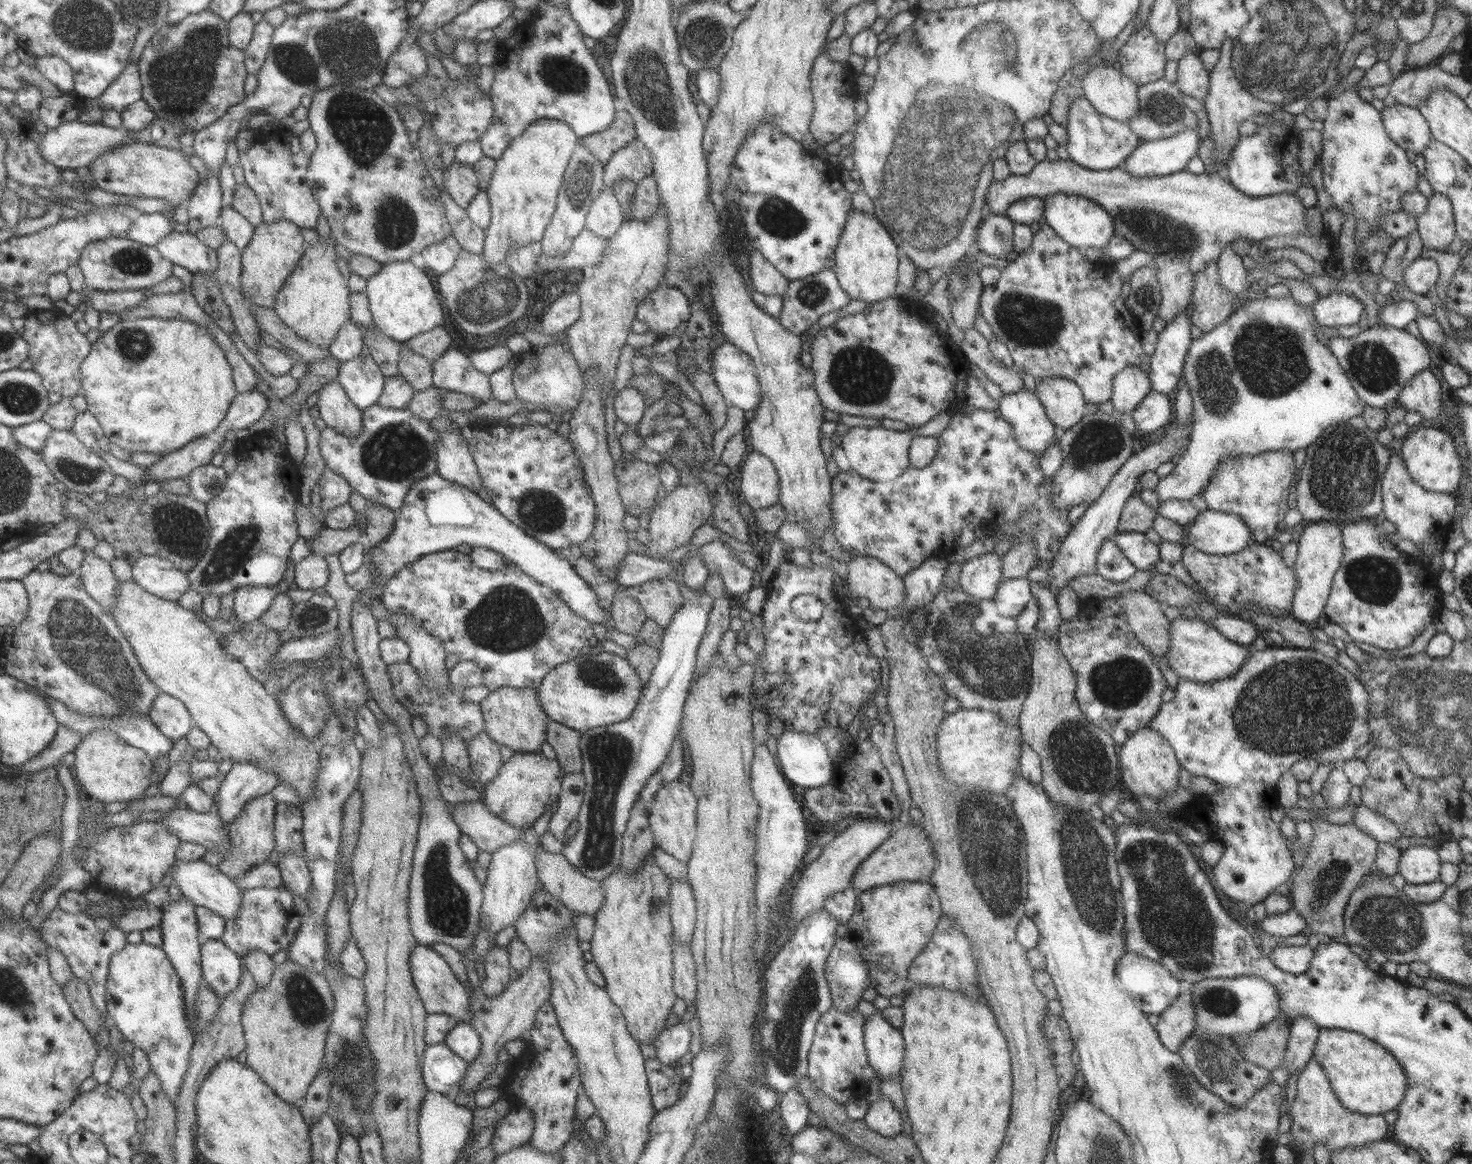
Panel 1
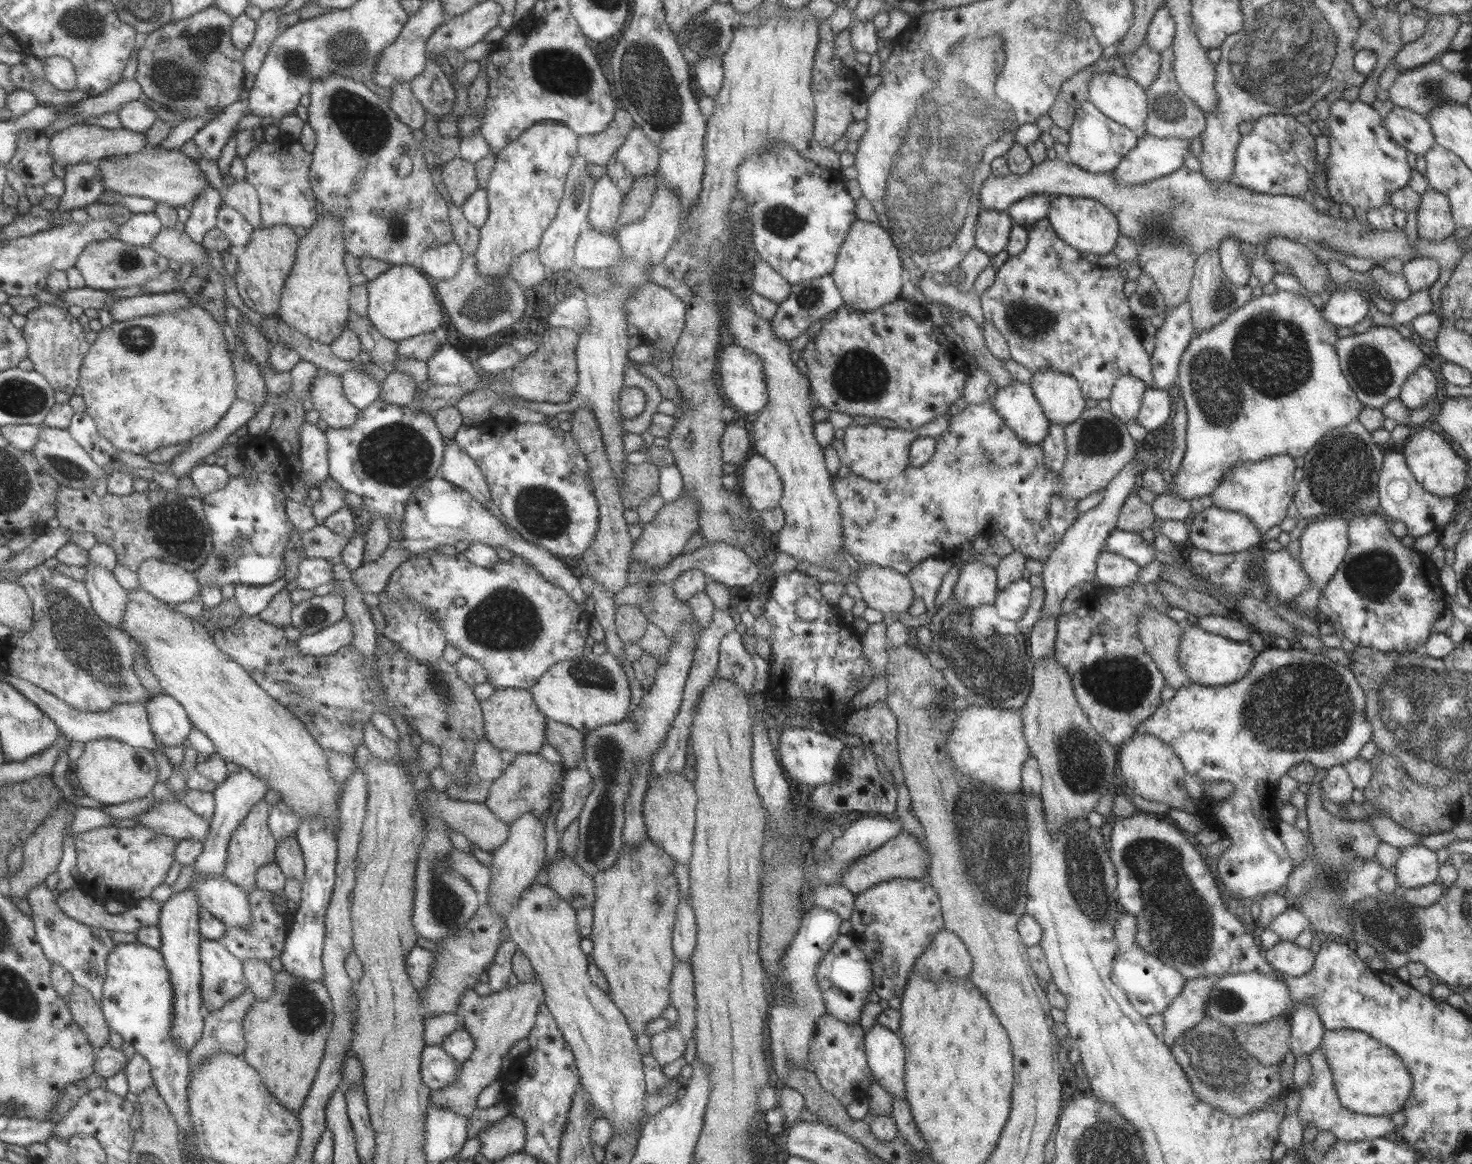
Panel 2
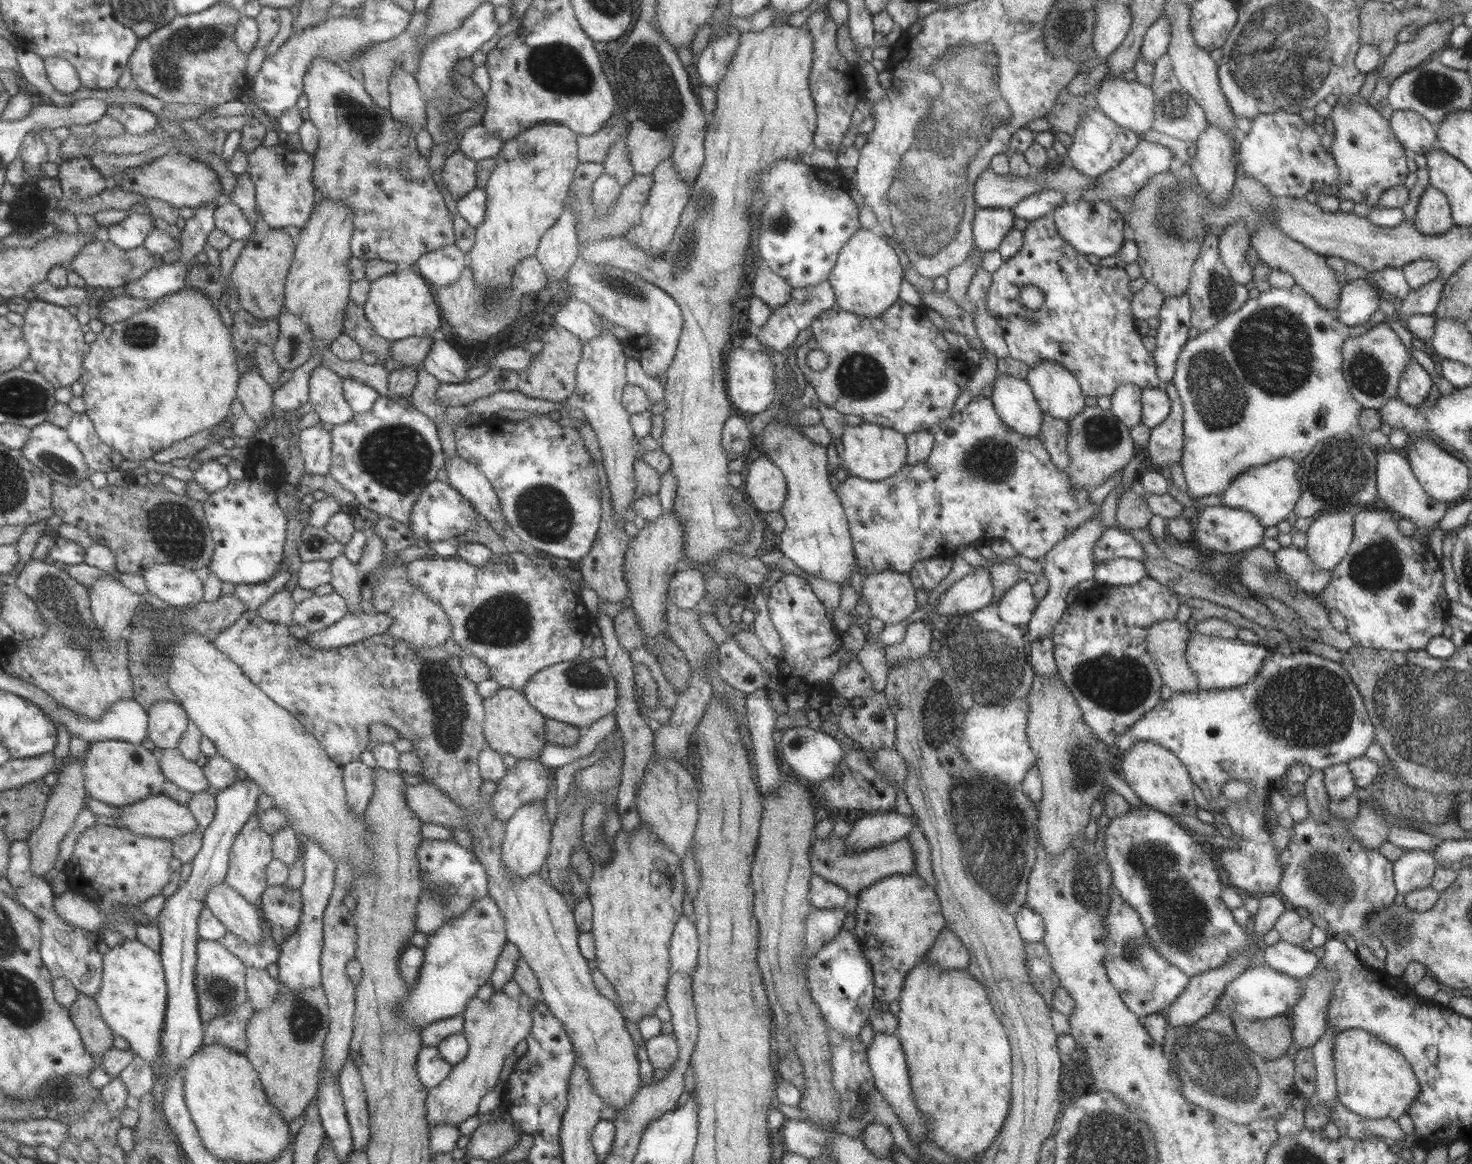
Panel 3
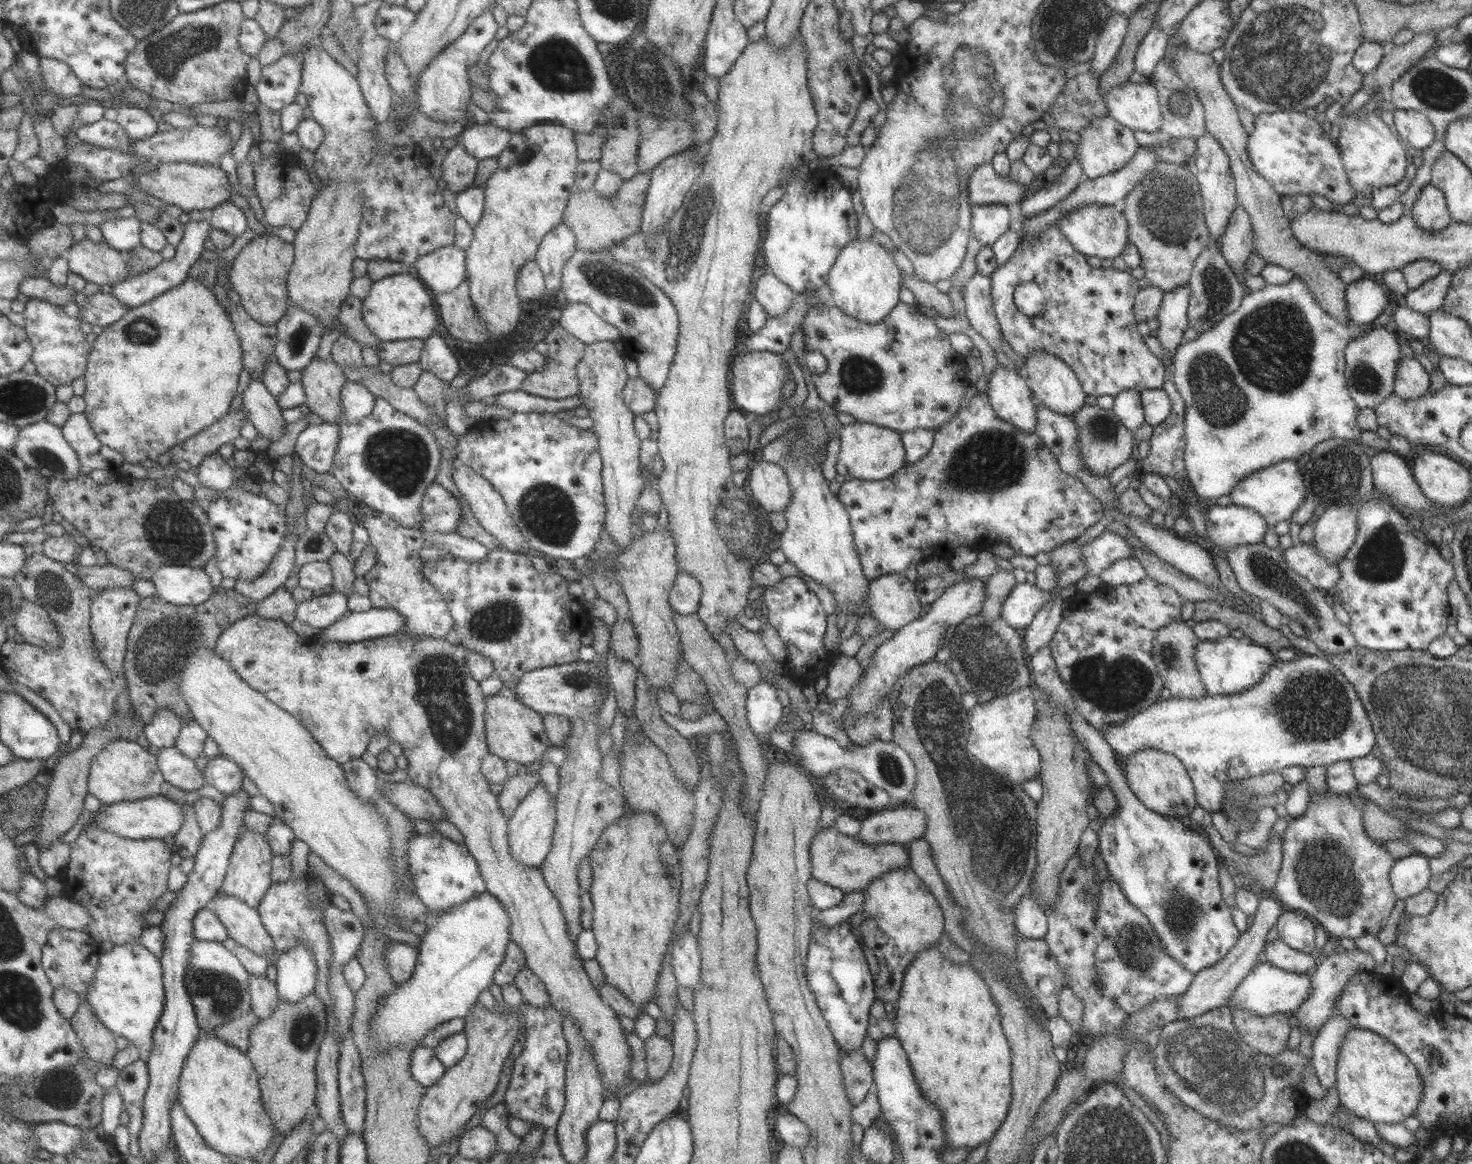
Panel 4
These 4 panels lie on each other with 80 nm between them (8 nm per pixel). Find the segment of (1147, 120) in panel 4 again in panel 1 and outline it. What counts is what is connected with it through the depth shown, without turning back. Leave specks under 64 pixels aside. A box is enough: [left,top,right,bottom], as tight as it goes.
[1081,65,1139,123]

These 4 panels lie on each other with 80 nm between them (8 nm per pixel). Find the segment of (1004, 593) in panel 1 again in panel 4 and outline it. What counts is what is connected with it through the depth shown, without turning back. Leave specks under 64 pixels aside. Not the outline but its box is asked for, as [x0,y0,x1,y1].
[1000,582,1051,629]

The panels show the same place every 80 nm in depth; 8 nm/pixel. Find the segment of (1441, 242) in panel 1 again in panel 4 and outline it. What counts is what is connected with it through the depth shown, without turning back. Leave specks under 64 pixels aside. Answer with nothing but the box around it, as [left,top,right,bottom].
[1409,183,1452,231]

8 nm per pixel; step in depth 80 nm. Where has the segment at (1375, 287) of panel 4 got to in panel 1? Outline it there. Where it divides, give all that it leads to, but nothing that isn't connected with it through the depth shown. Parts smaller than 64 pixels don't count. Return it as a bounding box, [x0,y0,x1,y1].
[1311,290,1364,327]

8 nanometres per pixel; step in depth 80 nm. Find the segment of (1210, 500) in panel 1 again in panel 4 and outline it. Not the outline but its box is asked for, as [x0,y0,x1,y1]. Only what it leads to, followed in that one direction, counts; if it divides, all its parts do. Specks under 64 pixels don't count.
[1228,460,1307,528]

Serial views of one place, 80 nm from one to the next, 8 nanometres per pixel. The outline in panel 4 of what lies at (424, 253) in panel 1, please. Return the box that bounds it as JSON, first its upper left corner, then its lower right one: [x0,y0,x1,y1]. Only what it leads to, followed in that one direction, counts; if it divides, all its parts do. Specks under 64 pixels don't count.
[411,244,466,295]

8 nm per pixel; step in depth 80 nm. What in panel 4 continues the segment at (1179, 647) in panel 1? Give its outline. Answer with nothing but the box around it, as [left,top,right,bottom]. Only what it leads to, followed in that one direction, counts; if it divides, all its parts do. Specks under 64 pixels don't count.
[1193,635,1274,694]

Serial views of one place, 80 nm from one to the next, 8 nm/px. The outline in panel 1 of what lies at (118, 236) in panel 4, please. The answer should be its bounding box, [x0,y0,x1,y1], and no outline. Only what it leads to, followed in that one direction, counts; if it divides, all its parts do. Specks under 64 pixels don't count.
[128,213,174,246]

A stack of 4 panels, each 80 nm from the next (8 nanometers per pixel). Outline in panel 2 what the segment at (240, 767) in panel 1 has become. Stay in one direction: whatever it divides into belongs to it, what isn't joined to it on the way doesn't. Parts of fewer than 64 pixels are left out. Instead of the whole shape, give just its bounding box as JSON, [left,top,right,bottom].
[193,768,267,876]

